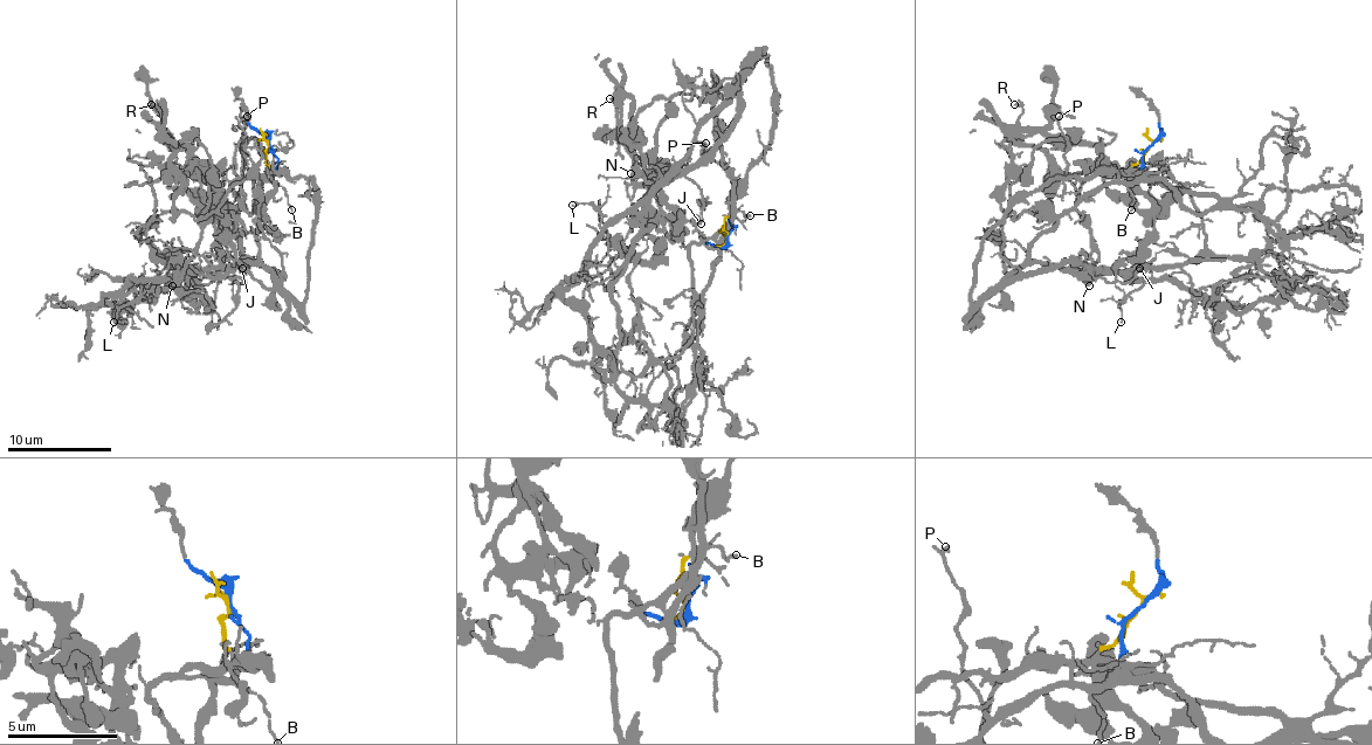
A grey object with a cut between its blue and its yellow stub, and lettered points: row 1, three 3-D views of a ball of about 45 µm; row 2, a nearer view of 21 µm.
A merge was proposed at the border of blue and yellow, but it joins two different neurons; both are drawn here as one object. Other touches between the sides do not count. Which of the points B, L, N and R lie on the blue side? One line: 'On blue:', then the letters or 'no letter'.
On blue: B, N, R

